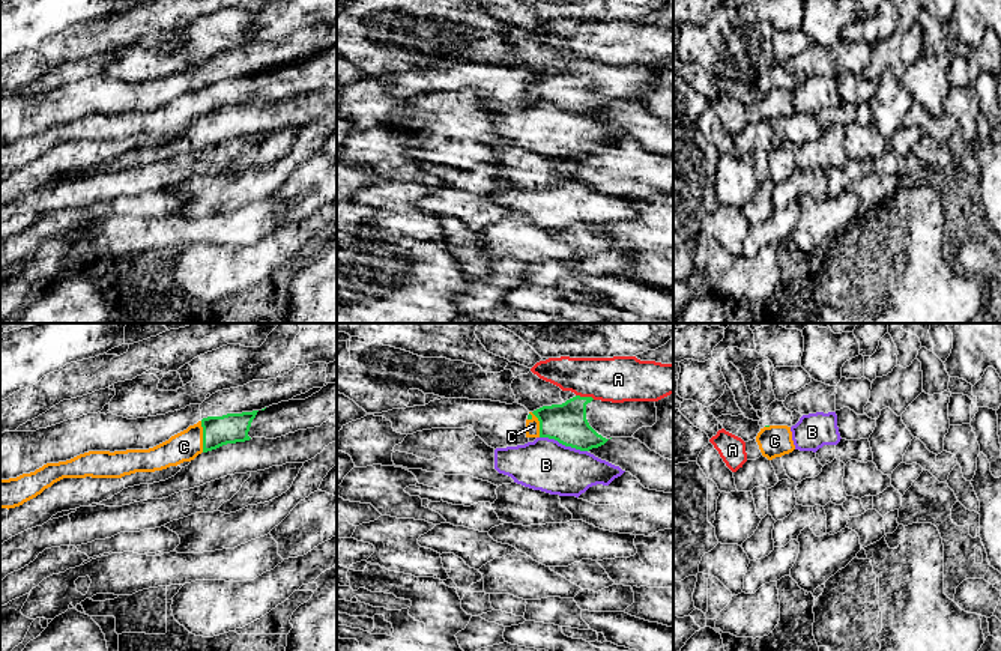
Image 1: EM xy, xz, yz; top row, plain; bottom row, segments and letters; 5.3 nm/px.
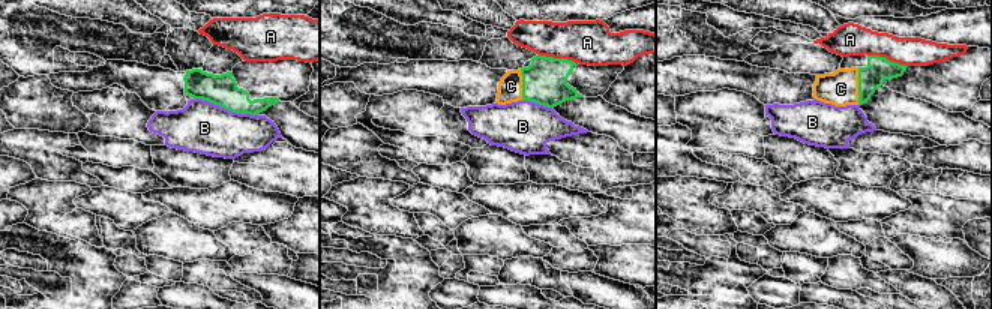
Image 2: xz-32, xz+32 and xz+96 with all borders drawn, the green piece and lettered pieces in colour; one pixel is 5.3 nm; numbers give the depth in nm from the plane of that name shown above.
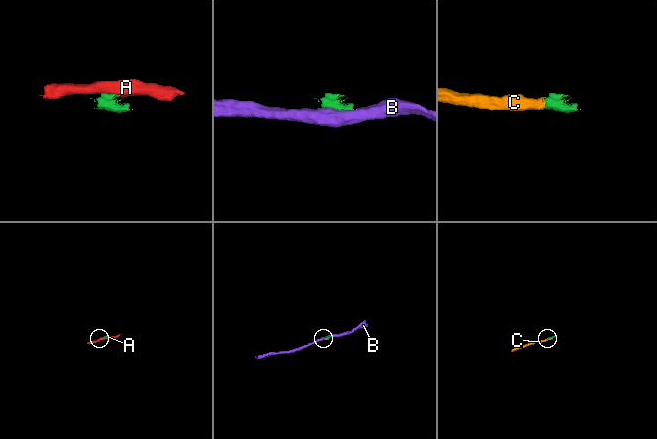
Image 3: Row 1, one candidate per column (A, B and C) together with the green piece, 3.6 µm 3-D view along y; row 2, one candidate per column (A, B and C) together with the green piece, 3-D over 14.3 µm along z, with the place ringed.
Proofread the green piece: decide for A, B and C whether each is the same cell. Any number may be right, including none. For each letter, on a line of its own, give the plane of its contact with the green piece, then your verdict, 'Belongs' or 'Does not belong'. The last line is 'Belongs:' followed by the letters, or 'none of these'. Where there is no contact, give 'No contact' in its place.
A: Touches green in xz. Does not belong
B: Touches green in xz. Does not belong
C: Touches green in xz. Belongs
Belongs: C

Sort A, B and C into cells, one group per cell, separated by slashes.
A / B / C

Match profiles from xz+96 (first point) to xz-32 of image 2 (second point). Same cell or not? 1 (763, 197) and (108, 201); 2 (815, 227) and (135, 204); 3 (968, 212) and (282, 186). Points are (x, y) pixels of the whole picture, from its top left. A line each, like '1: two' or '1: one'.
1: one
2: two
3: two

